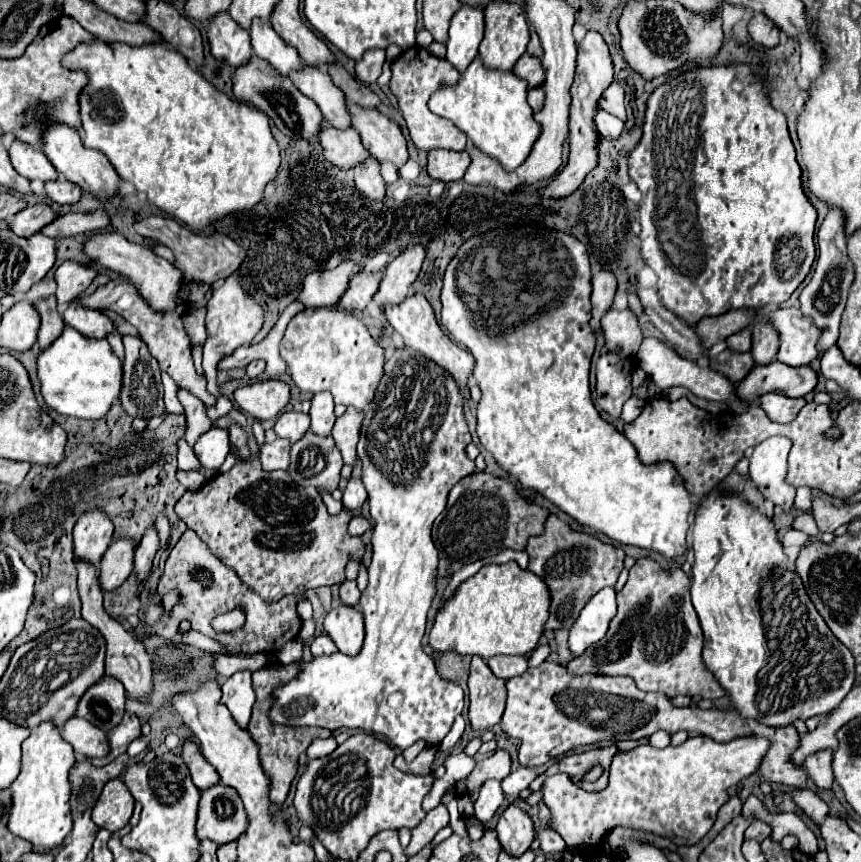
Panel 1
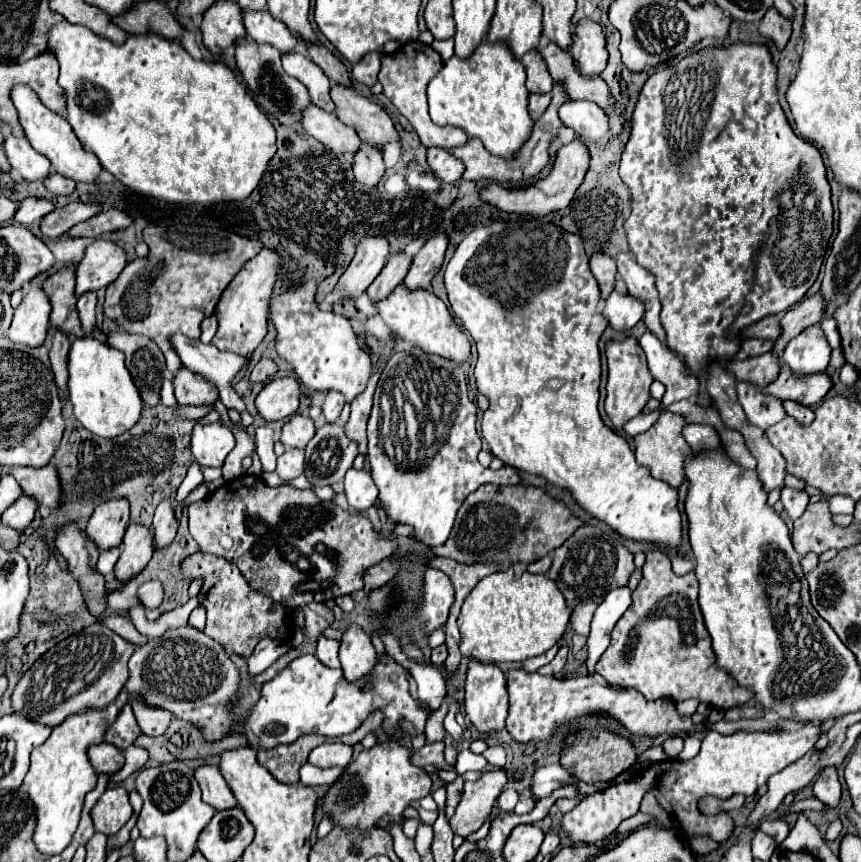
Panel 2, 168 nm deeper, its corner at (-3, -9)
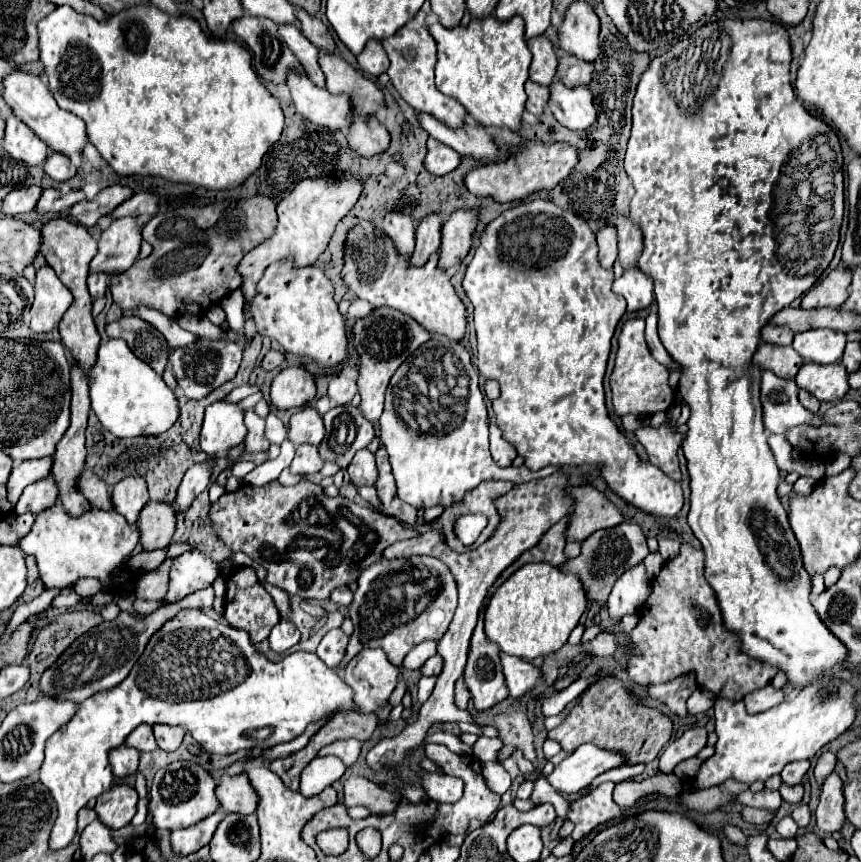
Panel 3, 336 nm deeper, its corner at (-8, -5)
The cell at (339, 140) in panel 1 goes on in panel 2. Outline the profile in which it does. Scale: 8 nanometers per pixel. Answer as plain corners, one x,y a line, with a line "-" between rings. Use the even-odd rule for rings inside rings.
310,102
302,110
300,122
310,136
314,136
318,142
322,142
332,152
354,154
362,144
356,130
342,124
334,112
326,112
326,110
318,108
314,102

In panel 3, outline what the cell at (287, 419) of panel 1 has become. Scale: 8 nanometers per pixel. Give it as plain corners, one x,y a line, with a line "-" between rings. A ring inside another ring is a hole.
303,408
295,412
289,420
289,430
287,438
299,446
299,444
319,444
325,436
323,428
323,418
315,408

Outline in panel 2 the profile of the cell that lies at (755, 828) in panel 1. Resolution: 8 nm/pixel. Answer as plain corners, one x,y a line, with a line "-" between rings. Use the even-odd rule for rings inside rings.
766,820
766,822
760,824
760,828
766,830
768,834
774,834
774,838
776,838
778,844
780,844
780,842
788,836
788,832
790,832
790,828
788,828
788,824
786,824
784,820

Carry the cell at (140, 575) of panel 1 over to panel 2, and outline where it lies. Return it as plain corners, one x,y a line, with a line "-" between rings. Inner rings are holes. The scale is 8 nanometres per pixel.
164,500
158,504
156,508
156,514
154,514
154,544
156,544
156,550
168,546
174,536
176,536
176,530
178,530
178,520
174,516
174,504

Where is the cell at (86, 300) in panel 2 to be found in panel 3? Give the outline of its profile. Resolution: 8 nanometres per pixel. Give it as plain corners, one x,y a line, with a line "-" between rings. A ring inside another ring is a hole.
89,274
89,278
87,278
87,288
89,288
91,298
99,298
99,296
105,294
105,290
107,290
107,280
109,280
107,274

